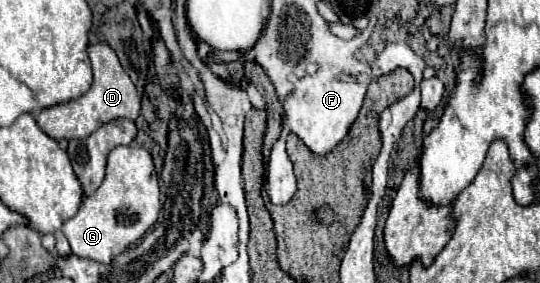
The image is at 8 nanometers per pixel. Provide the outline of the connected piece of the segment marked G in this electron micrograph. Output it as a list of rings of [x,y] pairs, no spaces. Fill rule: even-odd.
[[[117,146],[109,154],[103,184],[91,196],[83,198],[81,208],[73,218],[63,222],[63,234],[75,256],[109,264],[113,256],[139,242],[139,238],[156,224],[161,208],[159,178],[151,154],[145,148]],[[119,216],[129,220],[121,222]]]

